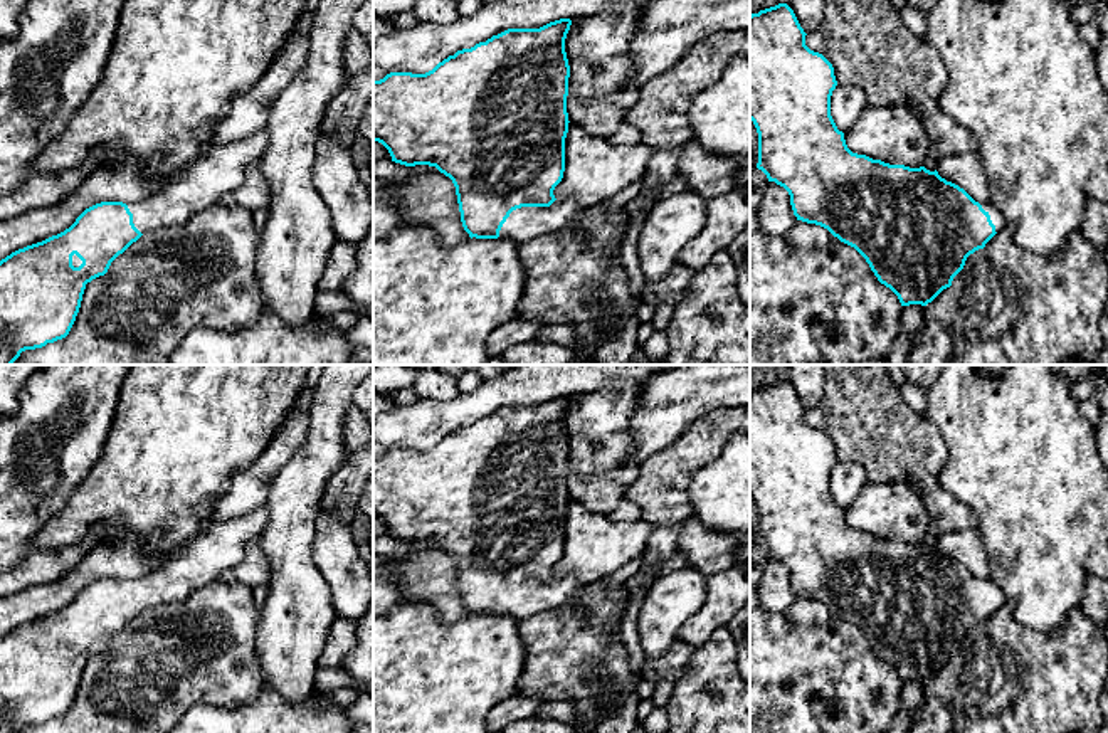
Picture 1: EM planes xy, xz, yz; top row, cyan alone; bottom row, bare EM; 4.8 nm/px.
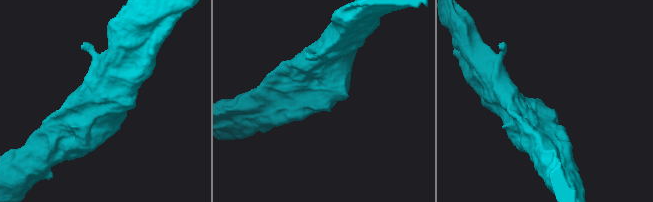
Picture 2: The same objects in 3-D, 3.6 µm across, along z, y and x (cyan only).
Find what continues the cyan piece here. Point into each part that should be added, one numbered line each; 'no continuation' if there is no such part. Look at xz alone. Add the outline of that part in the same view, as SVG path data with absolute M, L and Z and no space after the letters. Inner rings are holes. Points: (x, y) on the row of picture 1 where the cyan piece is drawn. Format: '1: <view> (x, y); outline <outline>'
1: xz (523, 224); outline M557 198L550 207L521 207L509 214L499 230L499 239L516 242L557 235L580 225L583 207L573 198Z

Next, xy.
1: xy (221, 170); outline M267 129L219 145L185 166L158 192L140 202L126 202L133 224L141 232L182 225L190 217L219 203L245 180L245 170L261 160L269 143Z

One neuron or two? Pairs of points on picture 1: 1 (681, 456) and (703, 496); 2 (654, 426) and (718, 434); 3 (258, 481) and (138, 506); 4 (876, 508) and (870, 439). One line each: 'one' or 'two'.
1: two
2: two
3: two
4: two

